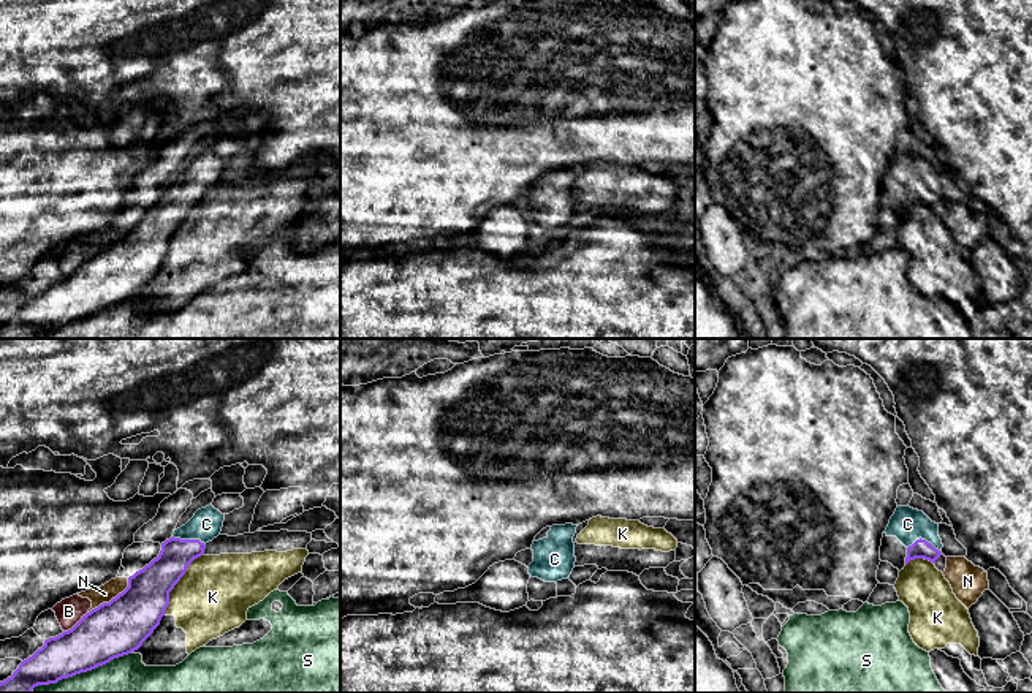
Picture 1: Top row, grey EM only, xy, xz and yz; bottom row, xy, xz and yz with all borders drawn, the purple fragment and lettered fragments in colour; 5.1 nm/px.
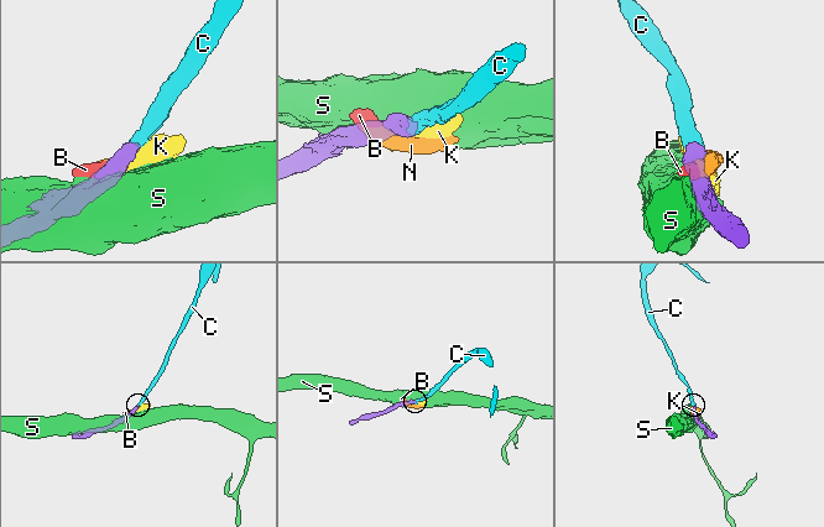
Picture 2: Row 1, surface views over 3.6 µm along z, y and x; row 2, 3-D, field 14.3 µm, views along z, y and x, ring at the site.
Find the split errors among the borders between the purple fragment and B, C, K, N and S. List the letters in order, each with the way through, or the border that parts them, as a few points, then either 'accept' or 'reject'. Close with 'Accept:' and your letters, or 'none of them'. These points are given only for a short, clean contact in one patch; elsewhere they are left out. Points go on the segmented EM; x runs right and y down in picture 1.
B: border xy (87, 611), (64, 632); reject
C: way yz (920, 549), (925, 540), (907, 524); accept
K: border xy (201, 554), (190, 564), (170, 592), (170, 603), (163, 614); reject
N: border xy (128, 578), (128, 584), (121, 592), (89, 613); reject
S: reject
Accept: C

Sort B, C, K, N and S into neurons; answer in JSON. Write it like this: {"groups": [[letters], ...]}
{"groups": [["B", "N"], ["C"], ["K"], ["S"]]}

